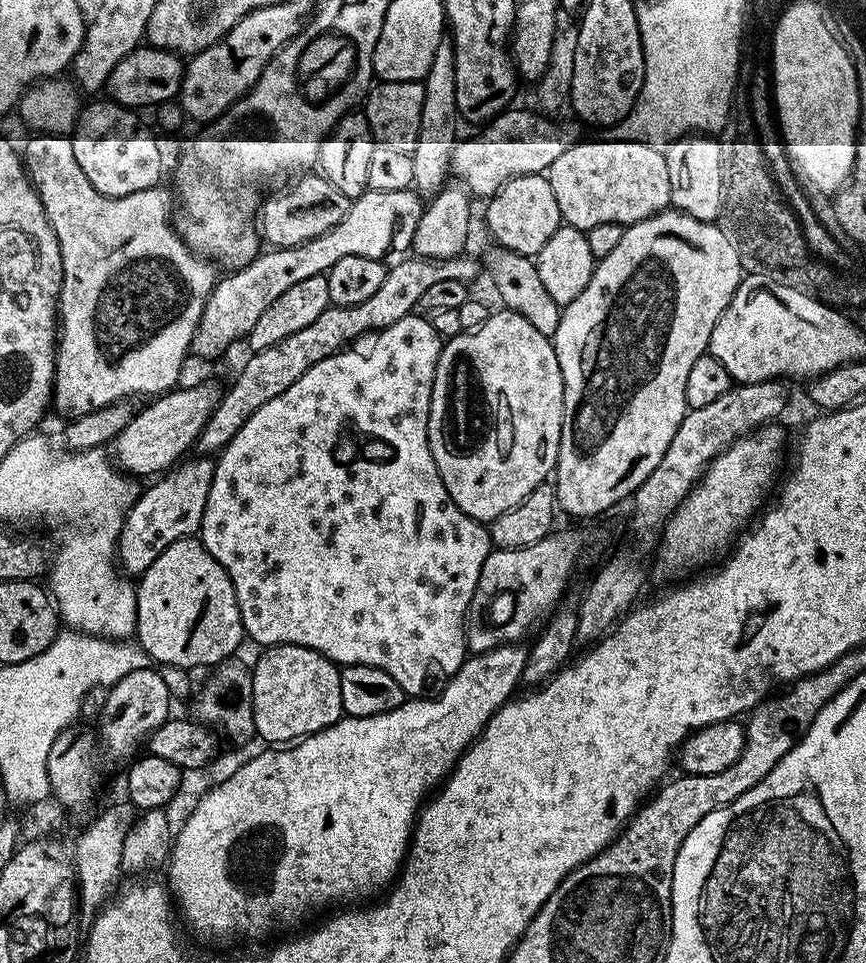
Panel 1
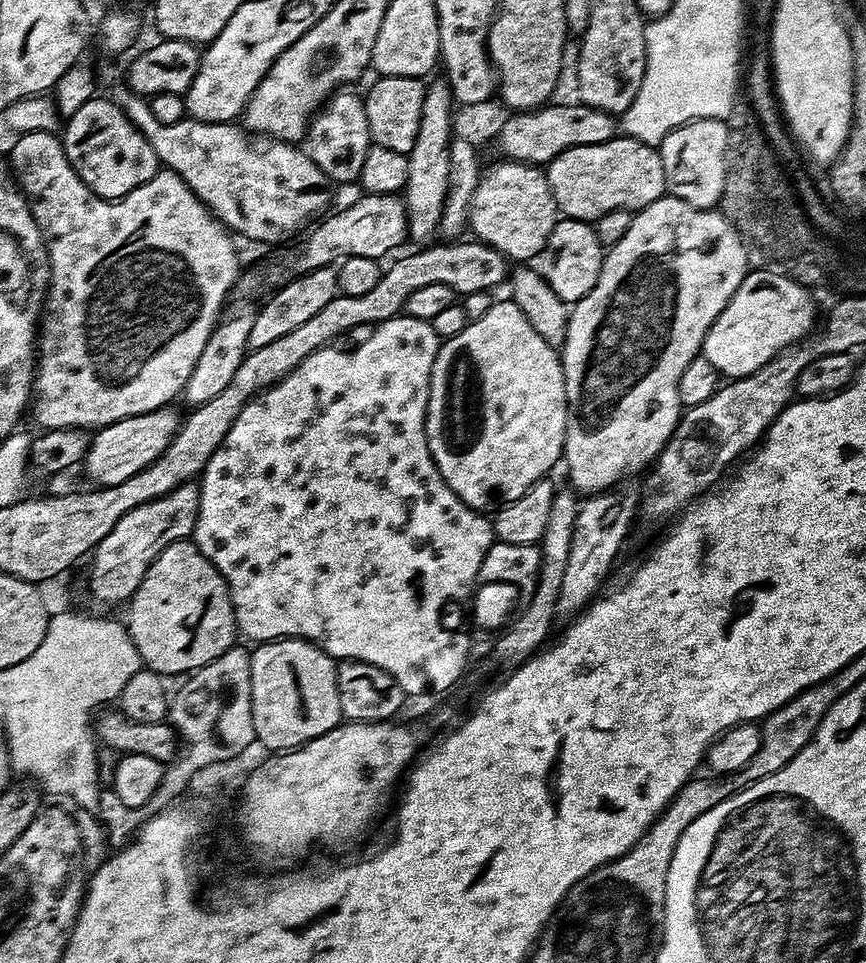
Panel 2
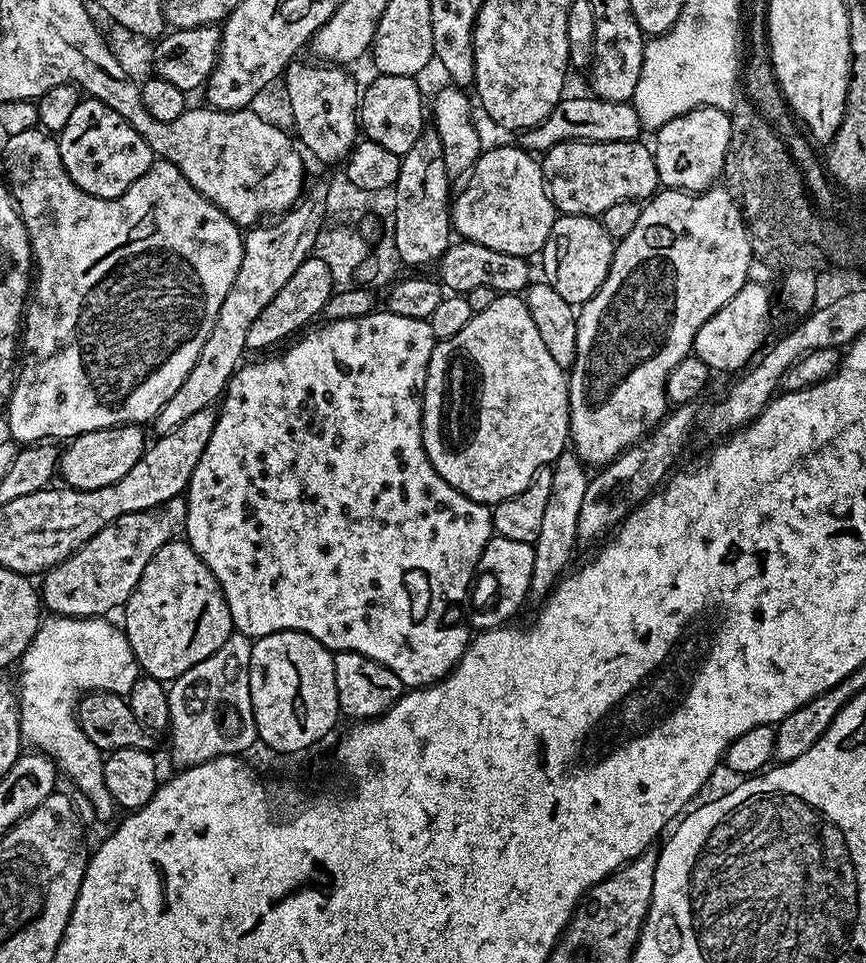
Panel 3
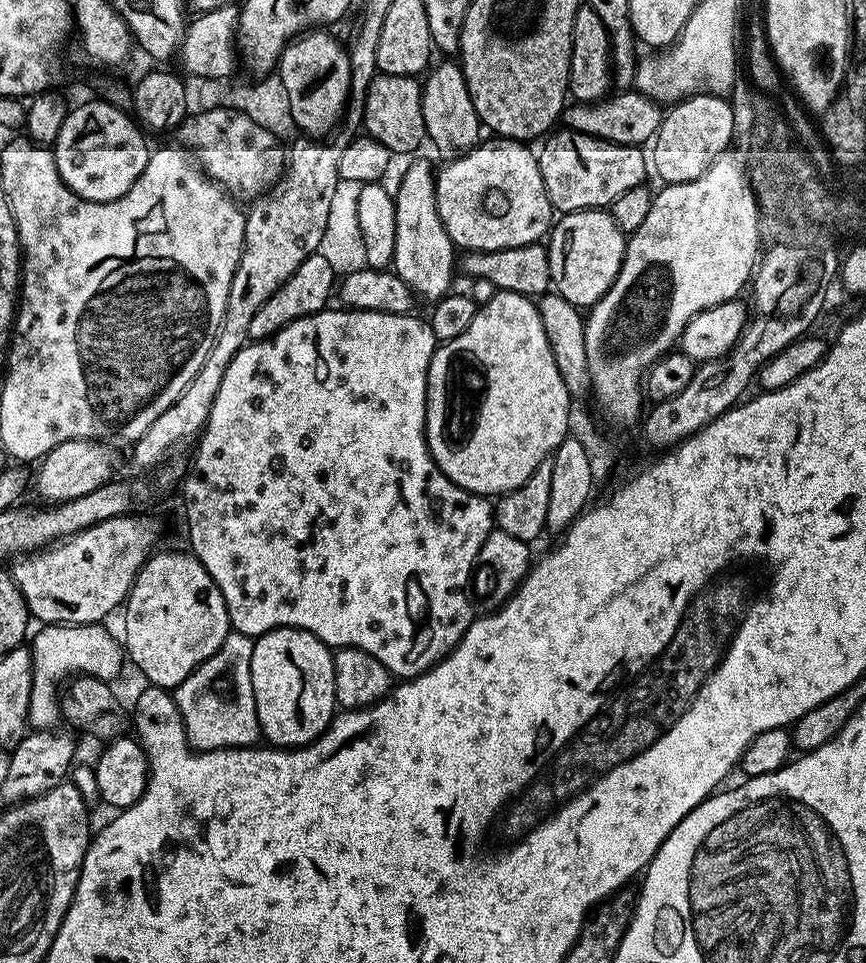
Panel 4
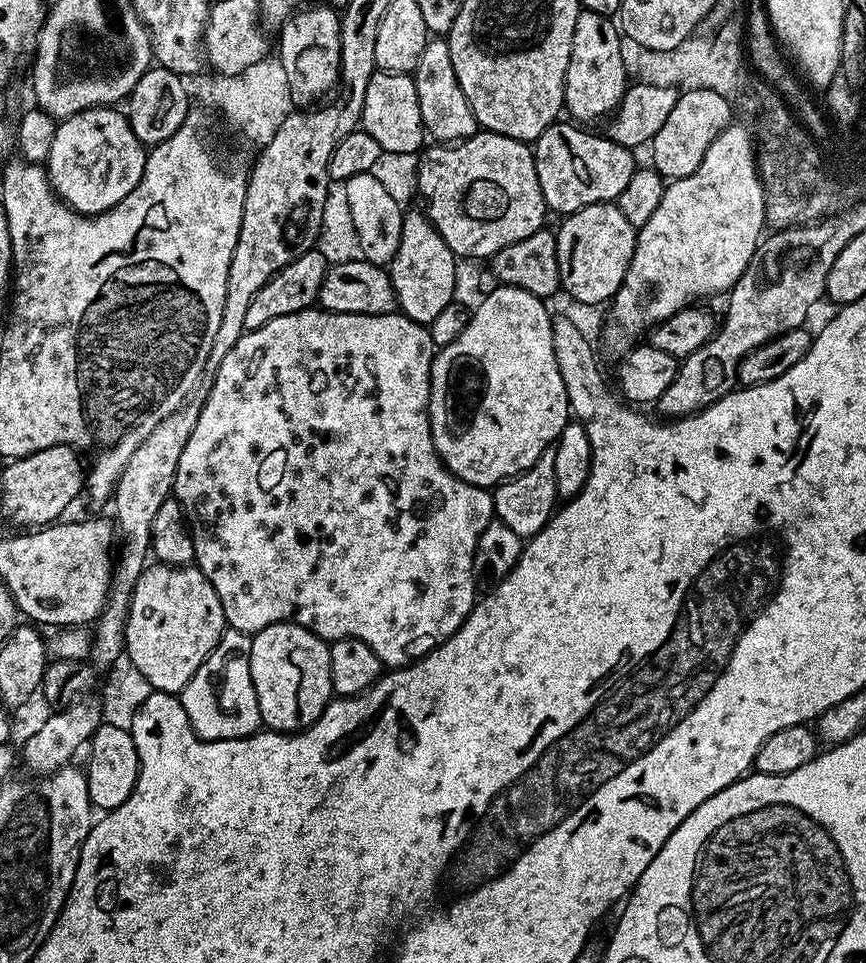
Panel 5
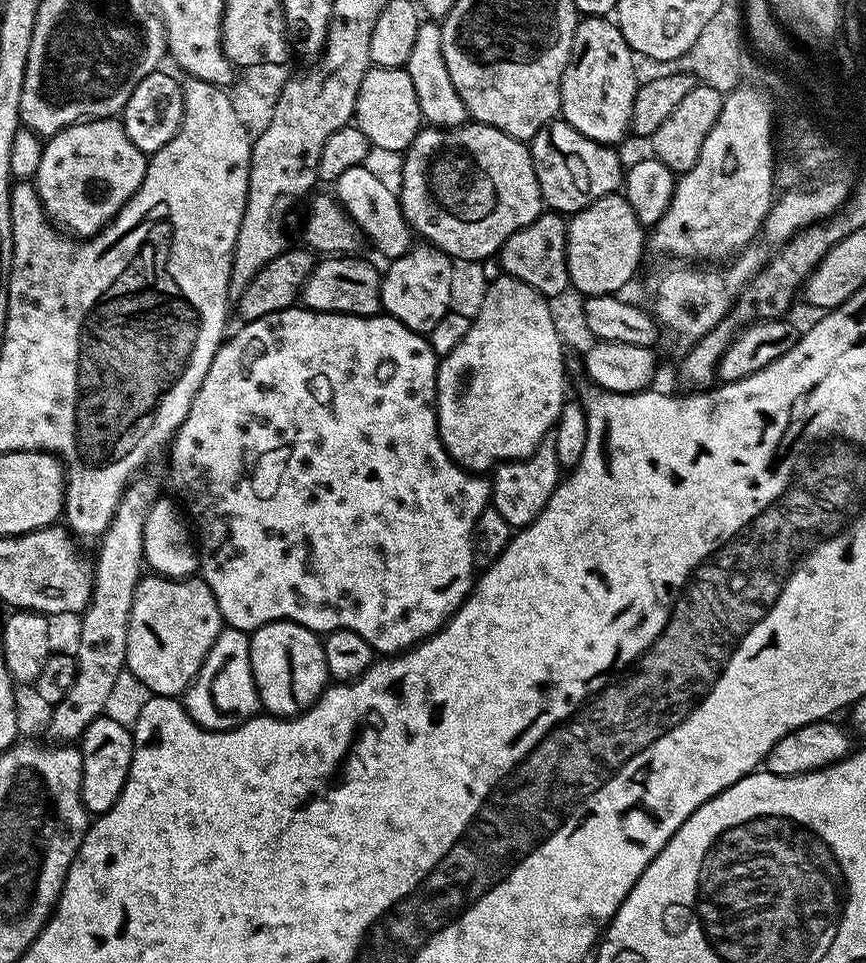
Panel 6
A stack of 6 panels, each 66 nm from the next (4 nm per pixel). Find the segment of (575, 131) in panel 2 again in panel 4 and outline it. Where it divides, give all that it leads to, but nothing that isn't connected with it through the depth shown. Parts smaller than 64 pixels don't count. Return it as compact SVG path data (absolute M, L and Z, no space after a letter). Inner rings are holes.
M622 90L615 96L595 102L574 102L565 107L562 120L571 131L586 133L590 137L610 144L642 146L656 135L663 120L661 105L639 90ZM645 142L645 144L643 144Z

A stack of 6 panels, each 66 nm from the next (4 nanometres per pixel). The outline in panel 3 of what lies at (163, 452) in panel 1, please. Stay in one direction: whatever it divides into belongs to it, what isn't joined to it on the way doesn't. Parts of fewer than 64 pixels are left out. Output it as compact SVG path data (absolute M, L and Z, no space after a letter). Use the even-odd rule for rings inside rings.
M121 424L118 428L103 428L72 437L60 453L59 479L64 479L61 481L67 487L78 490L98 490L118 482L118 478L134 470L134 462L144 457L144 431L138 424Z

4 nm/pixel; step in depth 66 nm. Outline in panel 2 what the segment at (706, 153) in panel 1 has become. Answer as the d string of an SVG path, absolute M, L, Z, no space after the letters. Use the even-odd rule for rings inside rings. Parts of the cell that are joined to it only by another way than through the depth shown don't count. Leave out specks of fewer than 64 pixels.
M691 120L673 128L658 146L667 195L695 208L715 209L724 189L724 155L729 125L722 120Z

